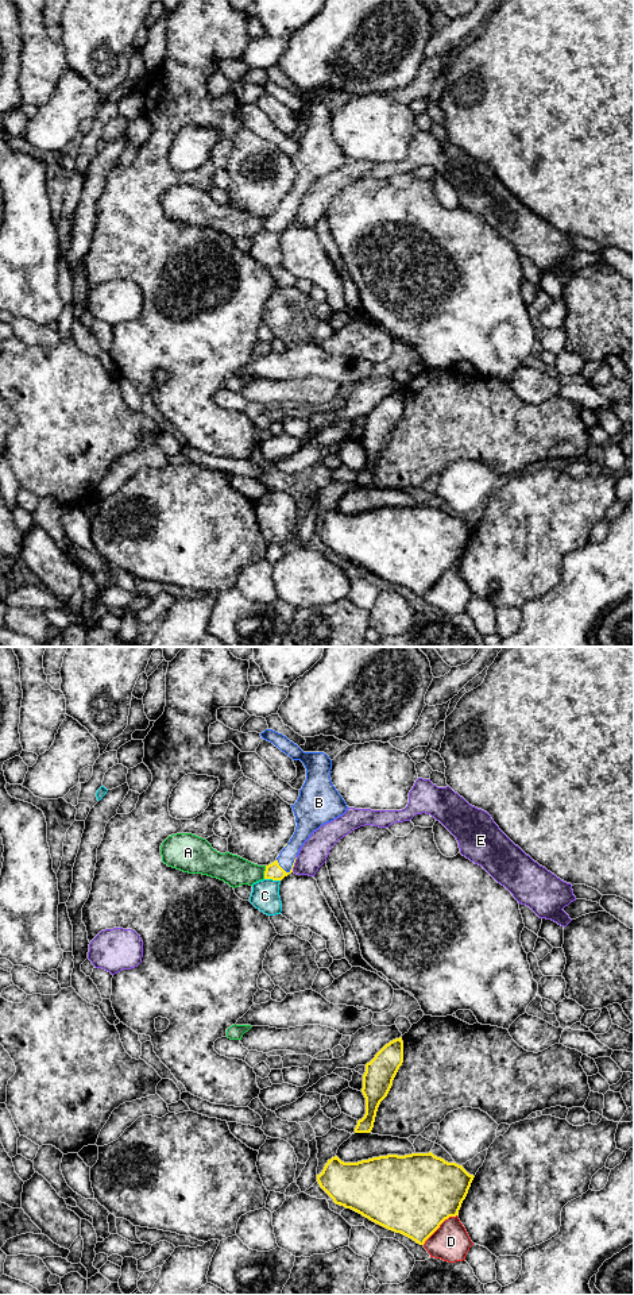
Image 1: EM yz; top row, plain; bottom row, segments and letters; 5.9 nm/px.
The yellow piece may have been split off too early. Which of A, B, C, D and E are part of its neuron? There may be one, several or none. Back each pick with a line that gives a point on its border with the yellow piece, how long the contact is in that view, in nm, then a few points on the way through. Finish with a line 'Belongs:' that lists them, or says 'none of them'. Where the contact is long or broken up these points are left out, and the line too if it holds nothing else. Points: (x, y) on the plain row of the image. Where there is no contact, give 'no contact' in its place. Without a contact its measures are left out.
B: contact yz (290, 222); length 120 nm; way yz (274, 223), (290, 222), (289, 205), (302, 184)
Belongs: B

